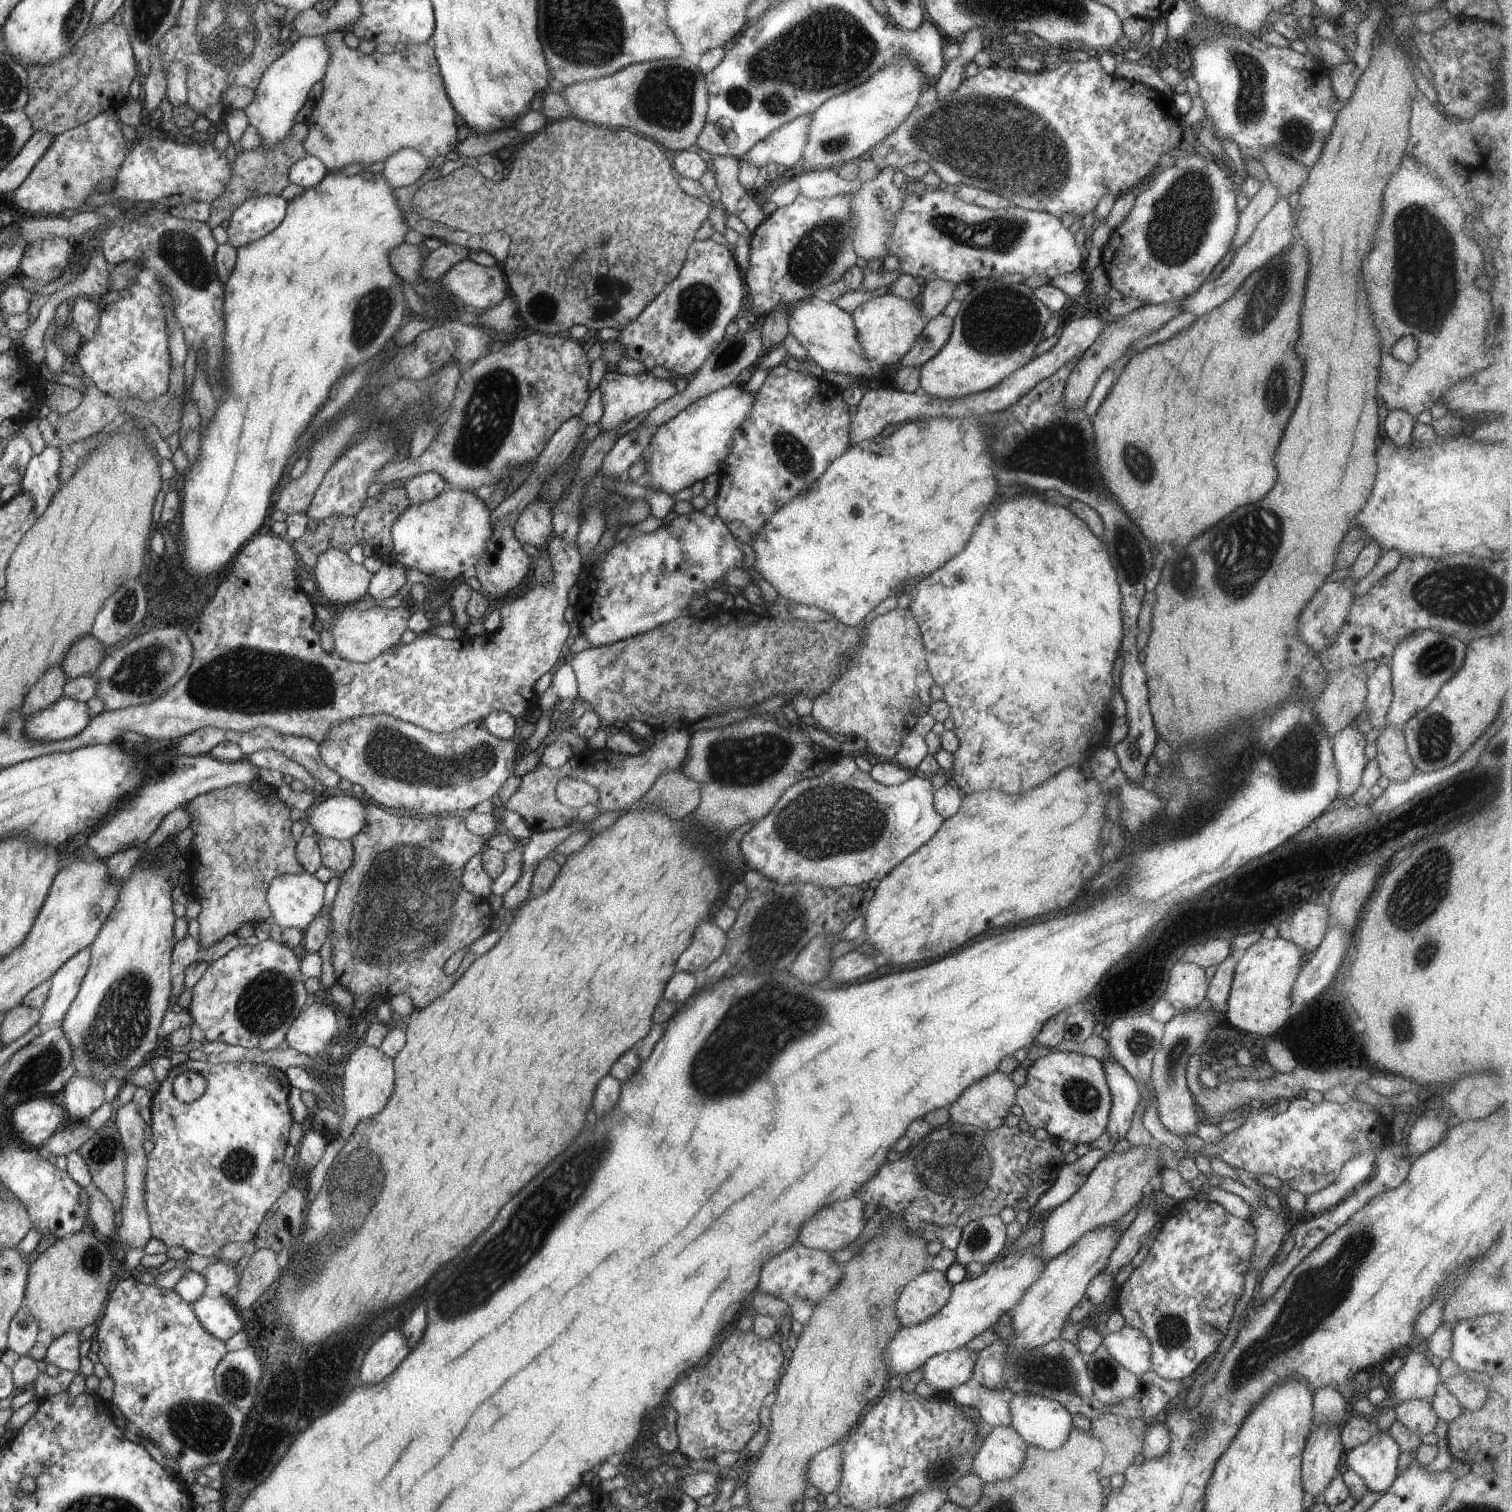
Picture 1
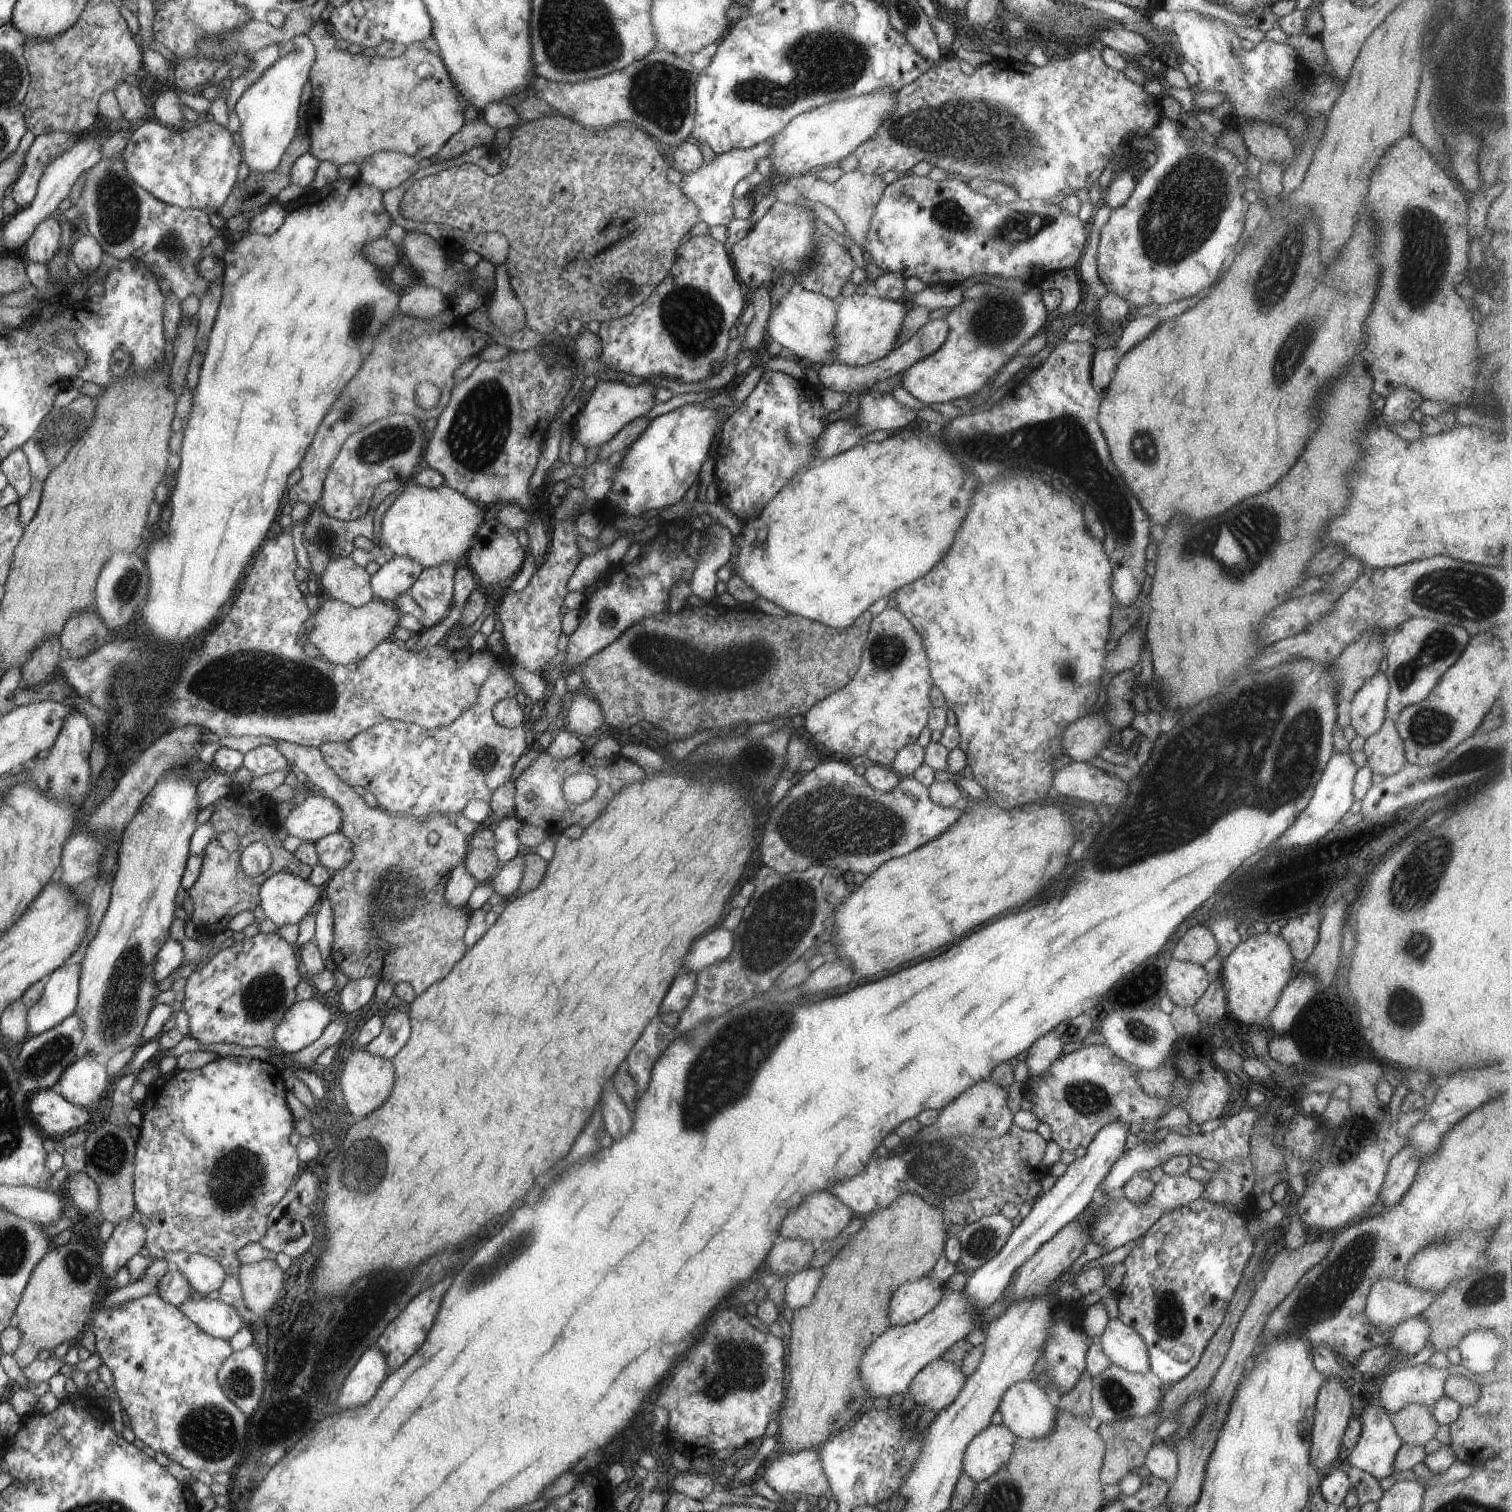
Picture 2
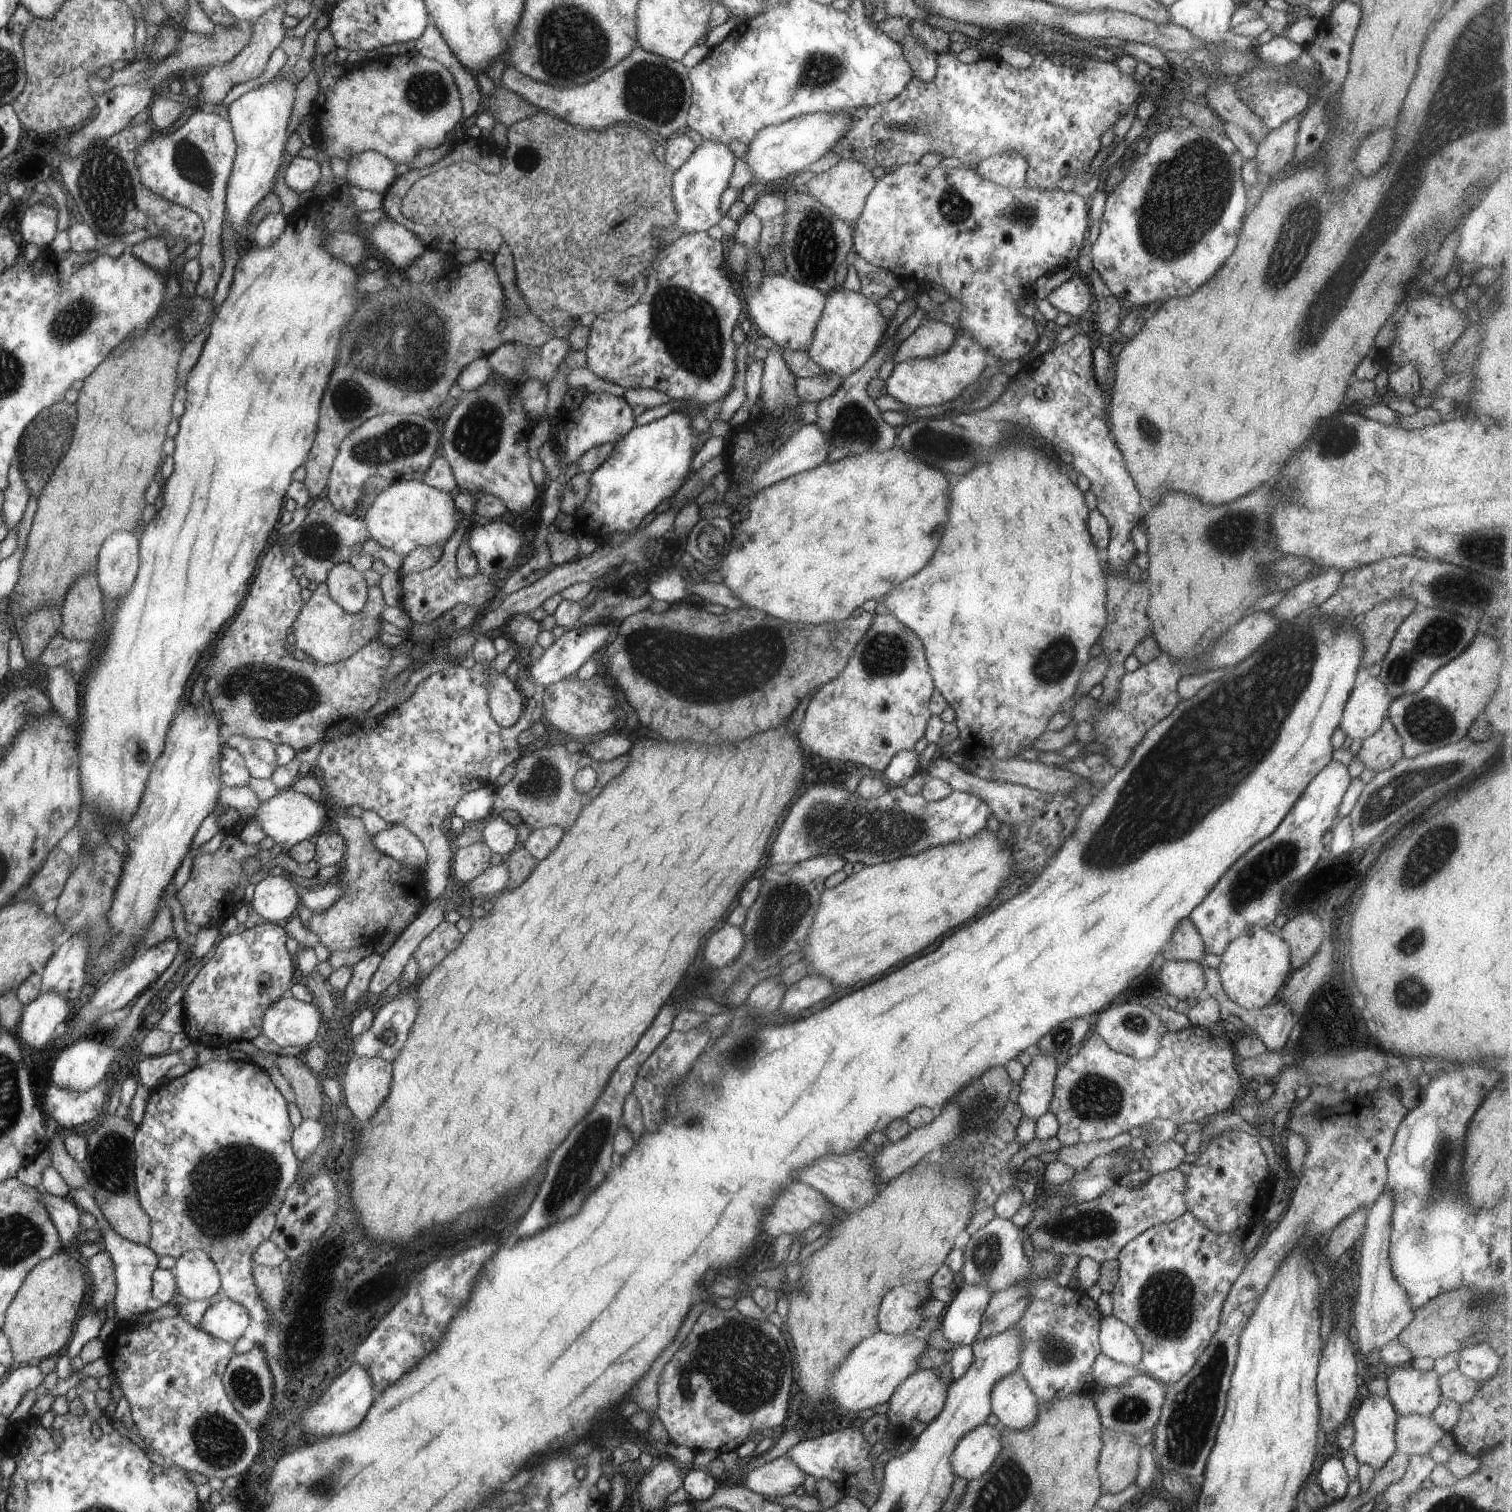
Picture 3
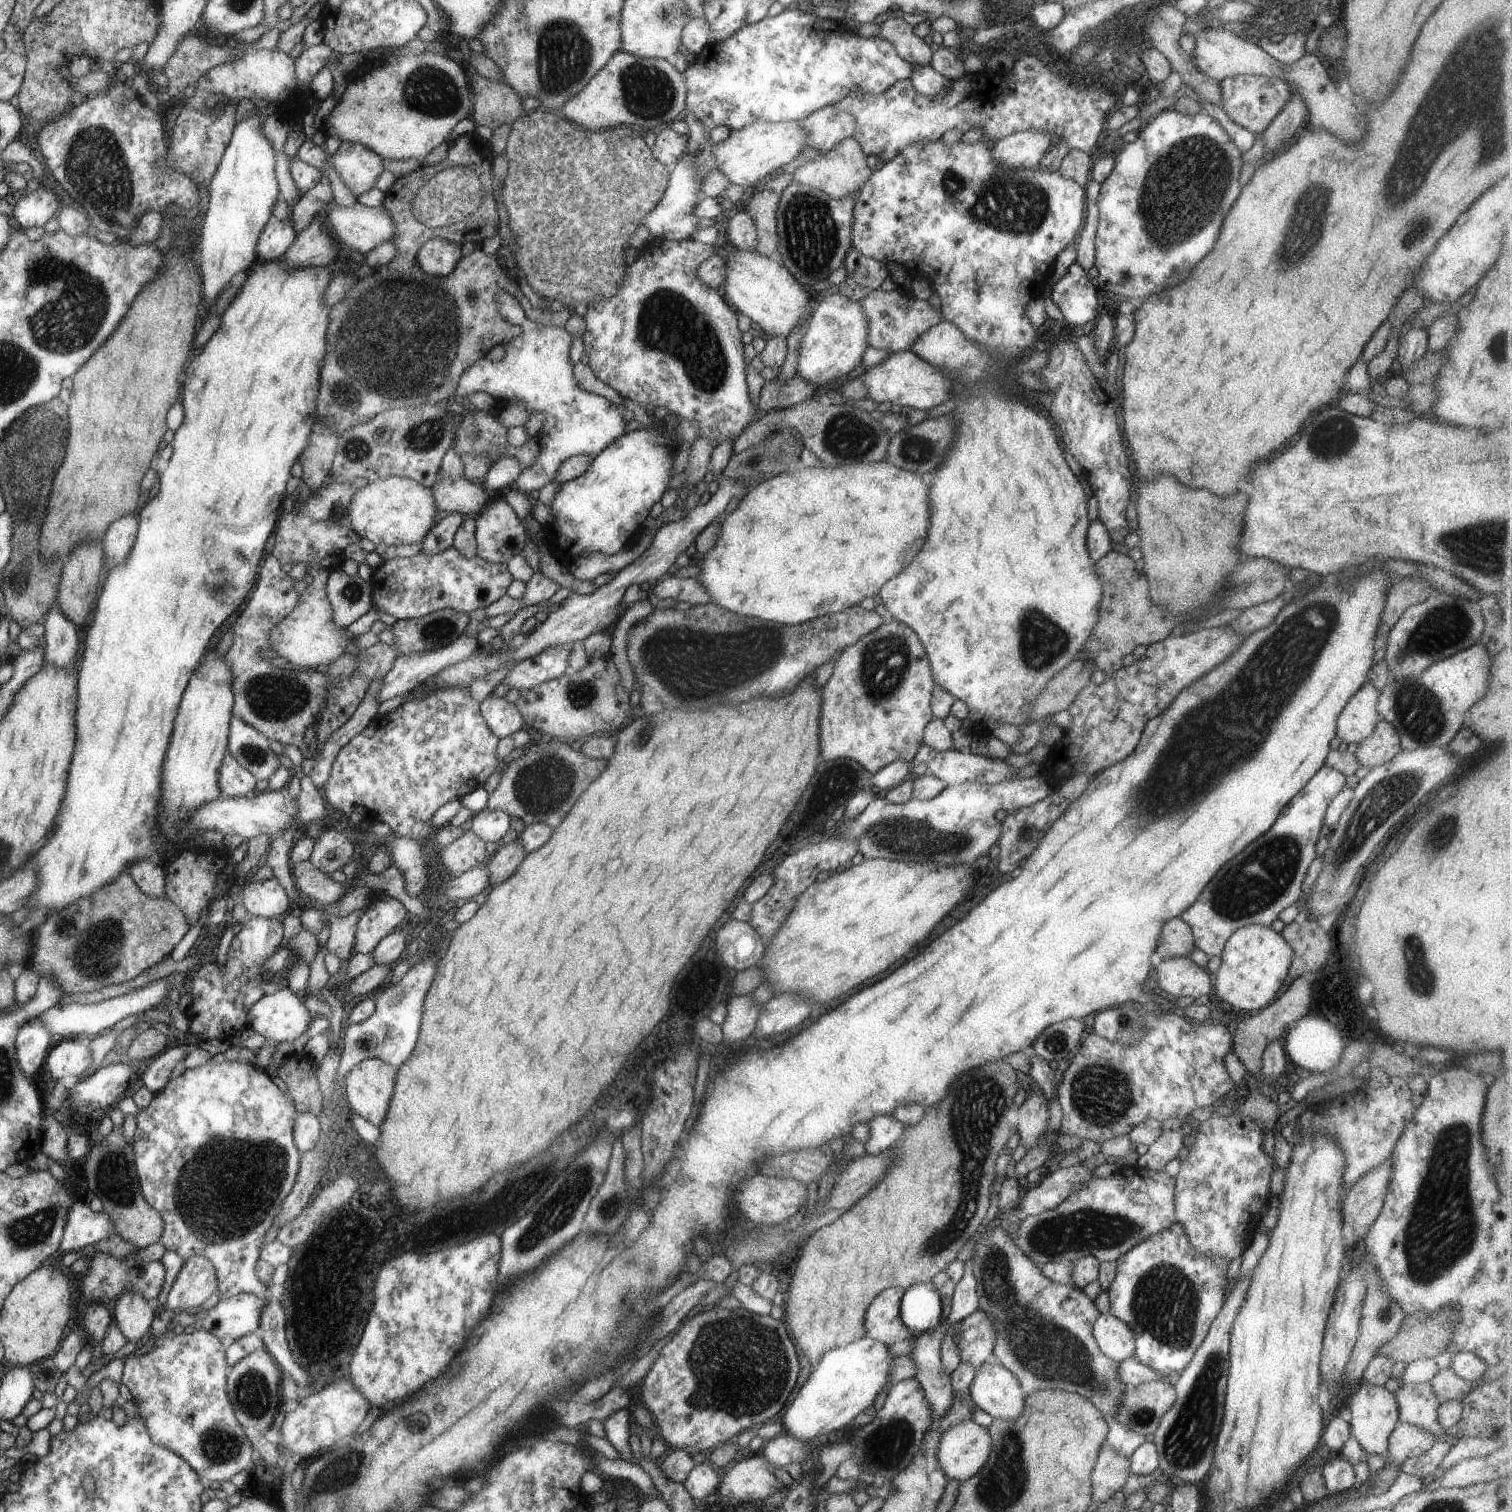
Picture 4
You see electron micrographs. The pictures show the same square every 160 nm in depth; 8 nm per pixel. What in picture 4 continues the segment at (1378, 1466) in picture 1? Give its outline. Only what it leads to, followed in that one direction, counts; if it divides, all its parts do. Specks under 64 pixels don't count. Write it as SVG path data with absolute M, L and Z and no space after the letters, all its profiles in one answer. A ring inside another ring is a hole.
M1361 1383L1360 1388L1350 1396L1348 1408L1350 1408L1351 1416L1348 1420L1351 1428L1351 1437L1358 1441L1367 1456L1378 1455L1387 1458L1388 1438L1392 1430L1394 1430L1400 1422L1396 1396L1386 1390L1385 1387Z

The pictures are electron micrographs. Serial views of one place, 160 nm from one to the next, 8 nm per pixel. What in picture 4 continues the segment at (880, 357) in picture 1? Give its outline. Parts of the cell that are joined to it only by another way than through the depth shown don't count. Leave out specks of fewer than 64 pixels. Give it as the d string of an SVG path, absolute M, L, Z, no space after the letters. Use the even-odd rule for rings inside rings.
M840 292L831 296L819 296L818 308L807 321L807 332L802 338L798 350L798 366L796 376L819 386L829 380L850 377L862 361L864 351L868 348L868 318L860 306Z

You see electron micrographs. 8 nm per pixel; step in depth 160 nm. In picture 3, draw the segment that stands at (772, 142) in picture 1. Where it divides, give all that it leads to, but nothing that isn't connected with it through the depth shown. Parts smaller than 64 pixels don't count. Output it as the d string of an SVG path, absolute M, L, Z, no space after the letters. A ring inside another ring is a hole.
M704 140L691 157L675 170L672 187L679 214L676 229L684 230L684 234L708 231L726 216L721 207L721 196L728 188L728 181L734 170L734 157L728 146Z

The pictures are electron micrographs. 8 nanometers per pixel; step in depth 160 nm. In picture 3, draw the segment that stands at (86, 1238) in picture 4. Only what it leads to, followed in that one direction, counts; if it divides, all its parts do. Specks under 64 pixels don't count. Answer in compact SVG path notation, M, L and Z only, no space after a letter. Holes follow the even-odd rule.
M41 1190L37 1199L42 1205L45 1204L45 1209L49 1211L49 1217L57 1227L64 1244L75 1239L78 1233L84 1232L79 1224L79 1217L83 1210L79 1209L76 1204Z

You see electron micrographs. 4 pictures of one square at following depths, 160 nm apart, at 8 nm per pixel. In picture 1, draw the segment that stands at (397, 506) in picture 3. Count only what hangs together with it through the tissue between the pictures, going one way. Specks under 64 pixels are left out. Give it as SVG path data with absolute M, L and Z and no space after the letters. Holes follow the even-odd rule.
M449 487L432 500L419 505L411 504L399 515L391 528L396 561L408 569L414 568L442 580L456 580L468 568L478 566L478 562L487 552L493 534L494 524L490 522L490 510L484 501L470 491Z

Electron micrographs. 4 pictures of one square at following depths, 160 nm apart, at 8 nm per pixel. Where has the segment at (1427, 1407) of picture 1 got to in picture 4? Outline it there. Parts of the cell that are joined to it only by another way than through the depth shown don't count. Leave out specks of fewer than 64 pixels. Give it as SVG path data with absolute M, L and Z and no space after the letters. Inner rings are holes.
M1399 1422L1388 1438L1388 1463L1400 1468L1406 1460L1427 1452L1437 1442L1436 1436L1412 1426Z

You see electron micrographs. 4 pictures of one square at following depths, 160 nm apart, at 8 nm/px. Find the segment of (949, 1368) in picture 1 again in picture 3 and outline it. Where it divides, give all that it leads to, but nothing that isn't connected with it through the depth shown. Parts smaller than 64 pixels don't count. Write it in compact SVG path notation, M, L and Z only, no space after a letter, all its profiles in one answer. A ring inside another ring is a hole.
M920 1369L903 1381L889 1401L887 1432L881 1440L886 1444L884 1451L894 1456L908 1453L916 1438L942 1413L948 1390L949 1383L938 1369Z

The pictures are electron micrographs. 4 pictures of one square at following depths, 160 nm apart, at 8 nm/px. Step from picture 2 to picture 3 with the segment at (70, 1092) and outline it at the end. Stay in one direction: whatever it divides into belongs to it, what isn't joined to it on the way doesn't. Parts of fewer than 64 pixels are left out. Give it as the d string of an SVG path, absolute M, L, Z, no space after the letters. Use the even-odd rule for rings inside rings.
M93 1036L82 1037L75 1043L67 1046L52 1058L50 1082L57 1087L71 1091L87 1091L94 1088L100 1081L110 1075L111 1065L118 1058L120 1051L114 1047L94 1040Z

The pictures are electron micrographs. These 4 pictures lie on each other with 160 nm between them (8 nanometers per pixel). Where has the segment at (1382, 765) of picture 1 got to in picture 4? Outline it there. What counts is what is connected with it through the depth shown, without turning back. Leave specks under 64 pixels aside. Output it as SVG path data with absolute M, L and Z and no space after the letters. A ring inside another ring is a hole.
M1382 719L1376 724L1374 733L1358 743L1355 758L1360 765L1378 767L1392 760L1402 750L1398 732L1390 722Z

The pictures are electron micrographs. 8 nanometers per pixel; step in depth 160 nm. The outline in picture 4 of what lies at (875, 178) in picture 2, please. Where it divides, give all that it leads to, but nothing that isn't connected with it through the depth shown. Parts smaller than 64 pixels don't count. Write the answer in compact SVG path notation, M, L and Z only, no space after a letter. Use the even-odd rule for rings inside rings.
M844 138L838 144L834 144L832 150L822 152L822 156L811 162L802 164L793 173L793 180L798 183L810 186L815 190L826 192L830 198L846 198L848 194L856 194L860 188L868 182L874 170L867 166L867 155L860 149L860 144L854 138Z

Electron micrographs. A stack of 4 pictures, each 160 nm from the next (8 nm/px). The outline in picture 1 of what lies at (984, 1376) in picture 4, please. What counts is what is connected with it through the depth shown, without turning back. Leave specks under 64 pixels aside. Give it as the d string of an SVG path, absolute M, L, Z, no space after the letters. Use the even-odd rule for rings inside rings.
M1009 1393L1011 1415L1013 1418L1011 1426L1029 1445L1047 1450L1055 1451L1062 1448L1068 1440L1072 1426L1072 1415L1059 1402L1046 1397L1022 1393L1014 1395Z

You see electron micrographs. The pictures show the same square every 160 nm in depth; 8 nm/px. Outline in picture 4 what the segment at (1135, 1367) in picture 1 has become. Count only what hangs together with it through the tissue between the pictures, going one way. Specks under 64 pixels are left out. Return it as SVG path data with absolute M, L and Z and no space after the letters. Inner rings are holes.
M1101 1314L1092 1326L1094 1339L1103 1355L1113 1362L1134 1357L1134 1334L1124 1322L1109 1314Z

